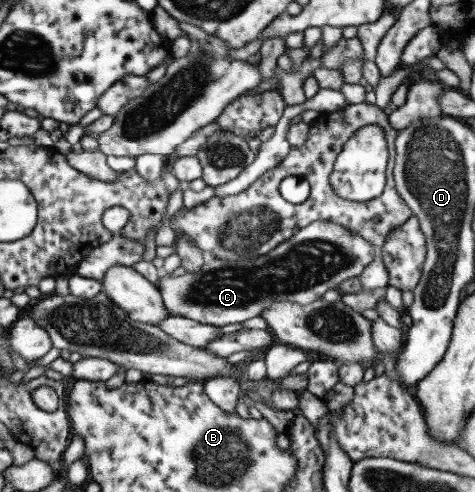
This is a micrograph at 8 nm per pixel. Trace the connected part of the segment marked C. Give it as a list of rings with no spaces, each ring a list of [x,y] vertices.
[[[315,221],[271,252],[254,259],[223,260],[202,253],[204,263],[198,270],[177,277],[163,277],[158,289],[170,315],[221,327],[261,316],[272,302],[311,304],[344,280],[358,277],[377,254],[370,242],[345,226]]]

